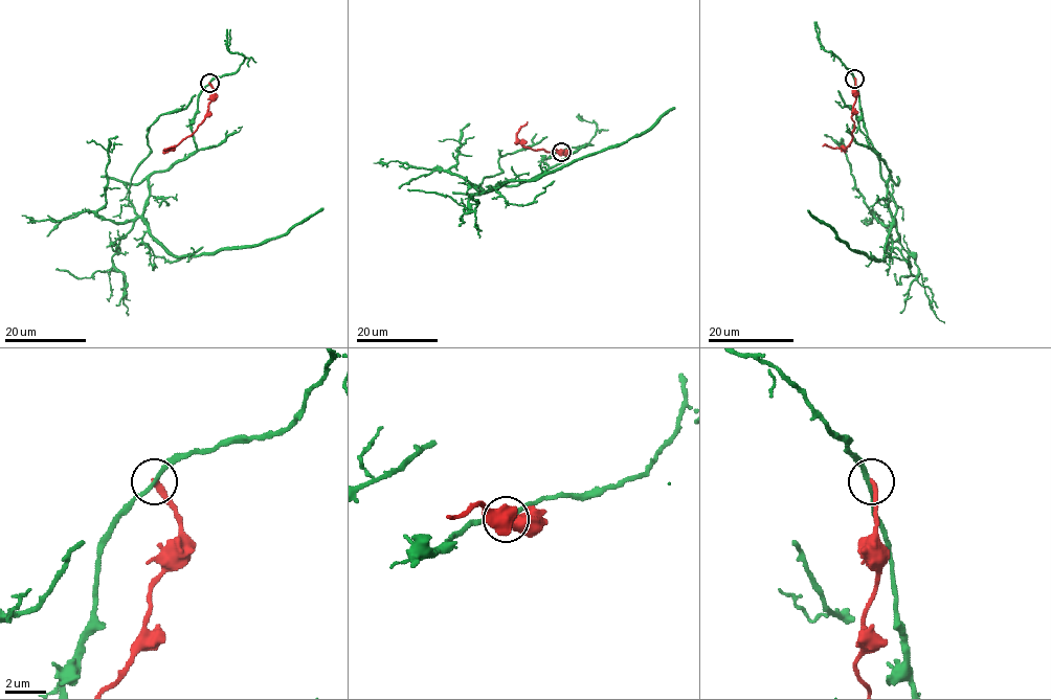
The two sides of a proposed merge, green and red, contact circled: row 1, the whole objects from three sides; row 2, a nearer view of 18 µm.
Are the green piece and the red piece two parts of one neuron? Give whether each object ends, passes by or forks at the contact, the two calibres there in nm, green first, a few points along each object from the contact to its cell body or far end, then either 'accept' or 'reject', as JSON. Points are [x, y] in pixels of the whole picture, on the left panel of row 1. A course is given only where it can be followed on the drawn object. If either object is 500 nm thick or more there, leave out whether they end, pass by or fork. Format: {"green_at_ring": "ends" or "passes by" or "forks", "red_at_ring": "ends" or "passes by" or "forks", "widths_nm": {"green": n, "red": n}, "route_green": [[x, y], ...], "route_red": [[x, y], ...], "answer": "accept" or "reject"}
{"green_at_ring": "passes by", "red_at_ring": "ends", "widths_nm": {"green": 200, "red": 280}, "route_green": [[209, 83], [191, 123], [196, 150], [148, 180], [148, 231], [173, 254], [197, 255], [269, 242], [322, 207]], "route_red": [[209, 83], [215, 95], [208, 105], [207, 116], [191, 134], [165, 150], [176, 148]], "answer": "reject"}

